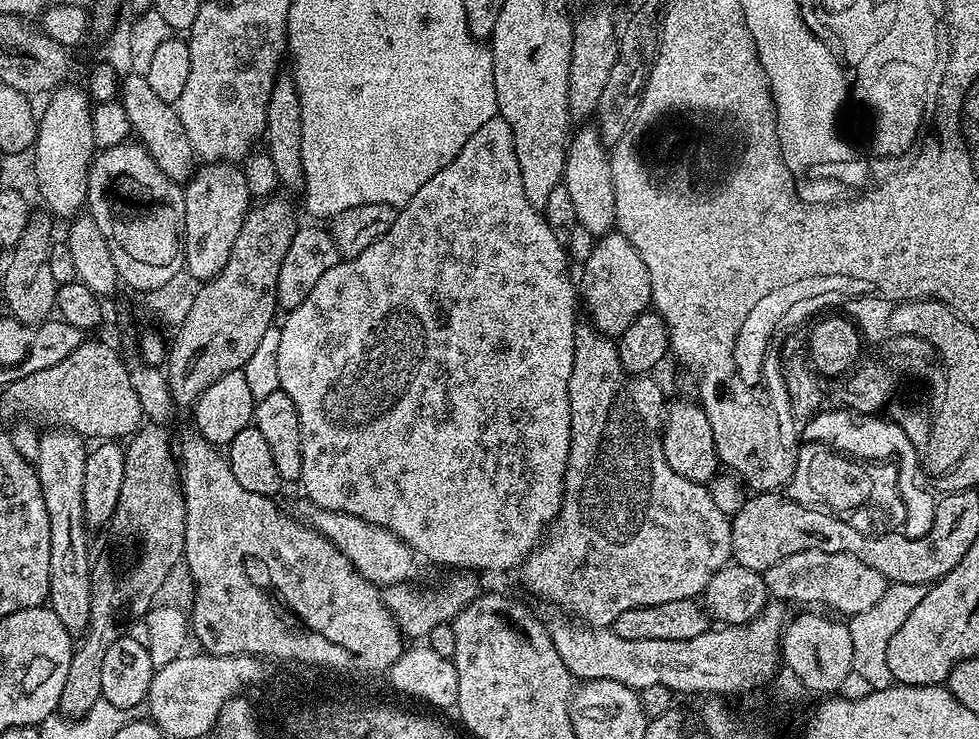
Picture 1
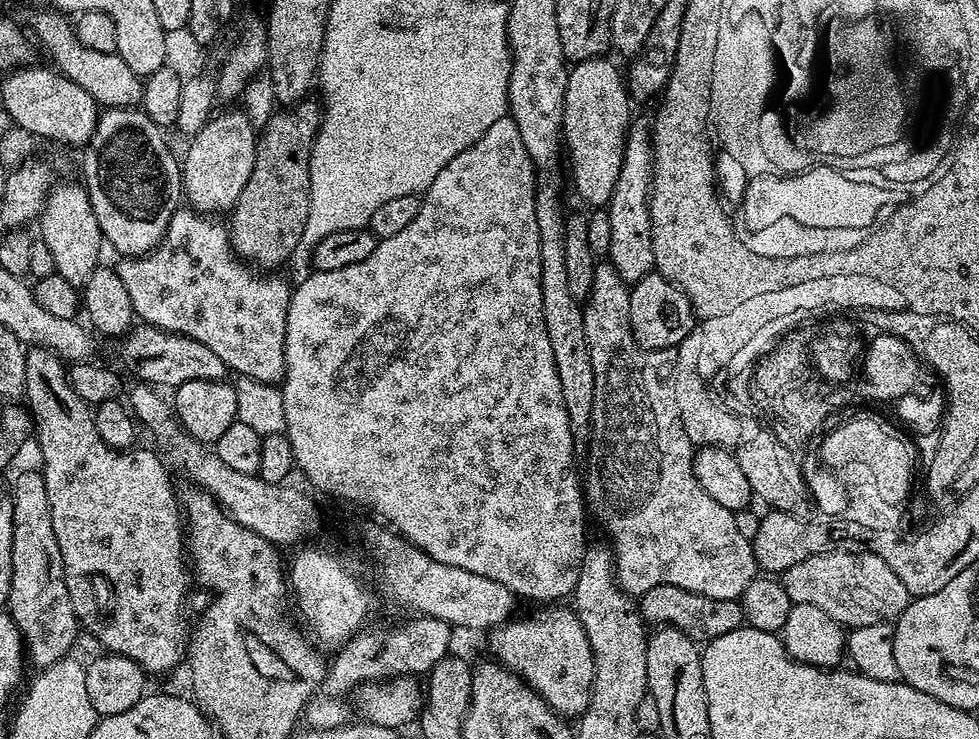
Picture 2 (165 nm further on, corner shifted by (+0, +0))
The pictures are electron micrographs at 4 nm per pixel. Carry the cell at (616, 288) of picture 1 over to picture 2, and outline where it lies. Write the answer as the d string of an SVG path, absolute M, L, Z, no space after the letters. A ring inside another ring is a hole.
M636 119L629 125L624 143L623 162L614 194L606 206L610 218L611 250L608 258L619 276L629 284L636 283L655 269L652 223L649 220L648 198L652 187L651 123Z

